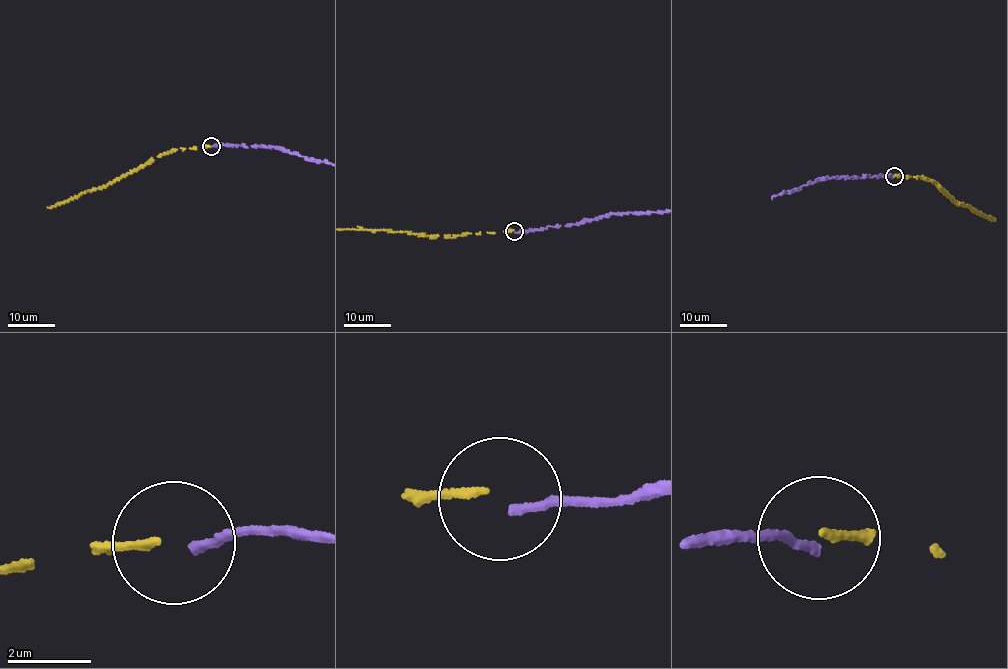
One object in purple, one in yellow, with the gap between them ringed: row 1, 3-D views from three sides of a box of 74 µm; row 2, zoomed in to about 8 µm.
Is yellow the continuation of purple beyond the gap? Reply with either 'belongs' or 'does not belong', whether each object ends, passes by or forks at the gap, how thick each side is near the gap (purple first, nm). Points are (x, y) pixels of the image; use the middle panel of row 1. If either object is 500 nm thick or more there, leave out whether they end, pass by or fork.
does not belong | purple ends | yellow ends | 200/180 nm

